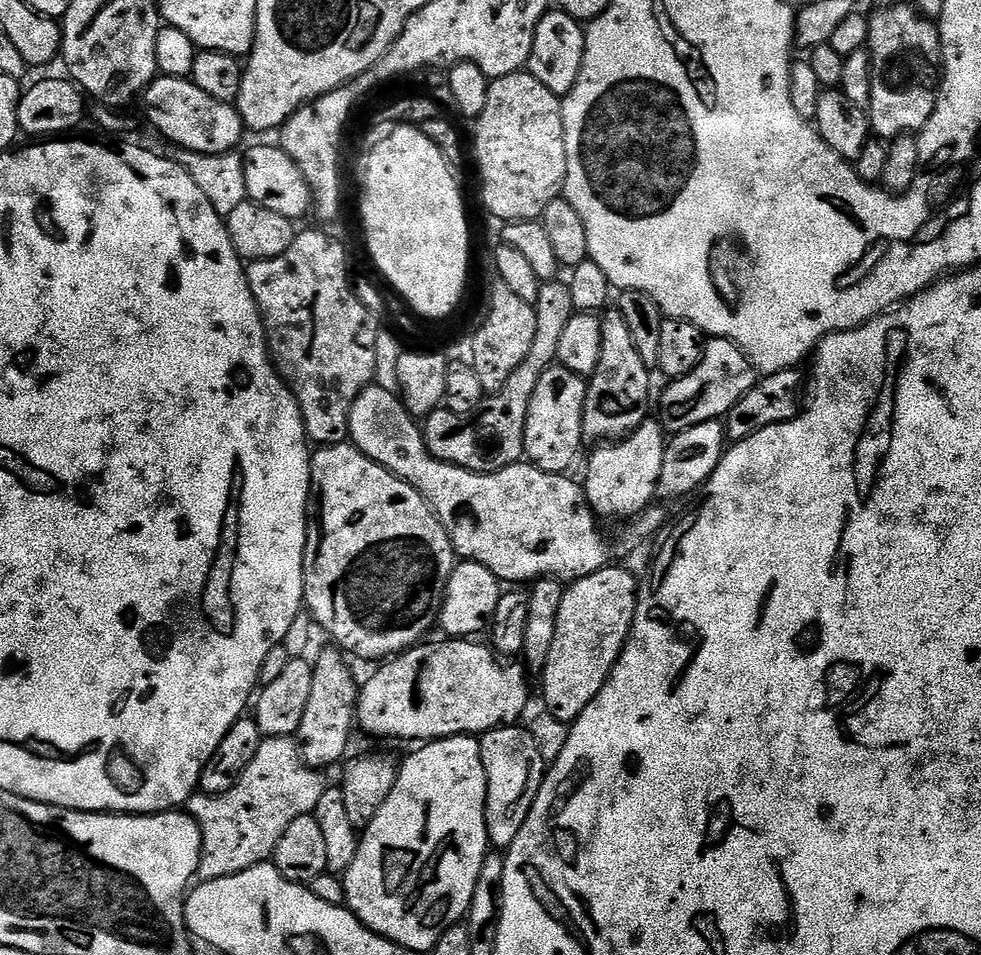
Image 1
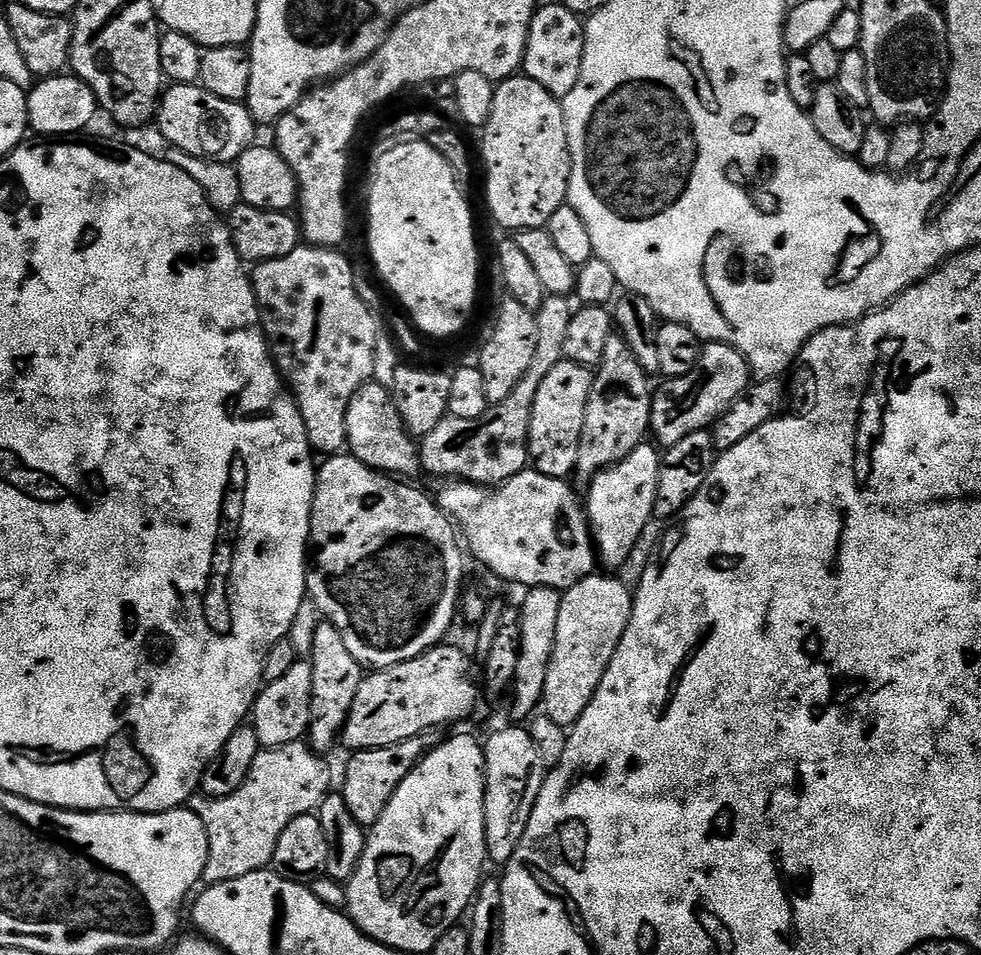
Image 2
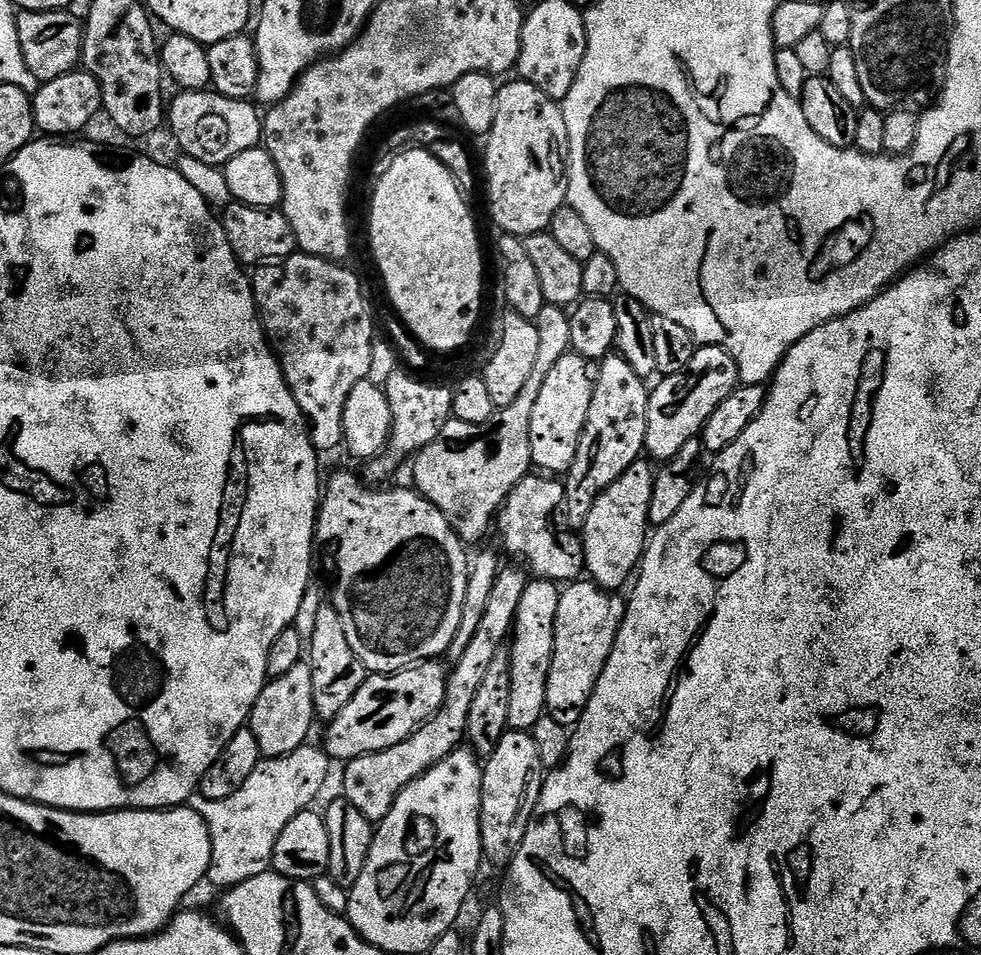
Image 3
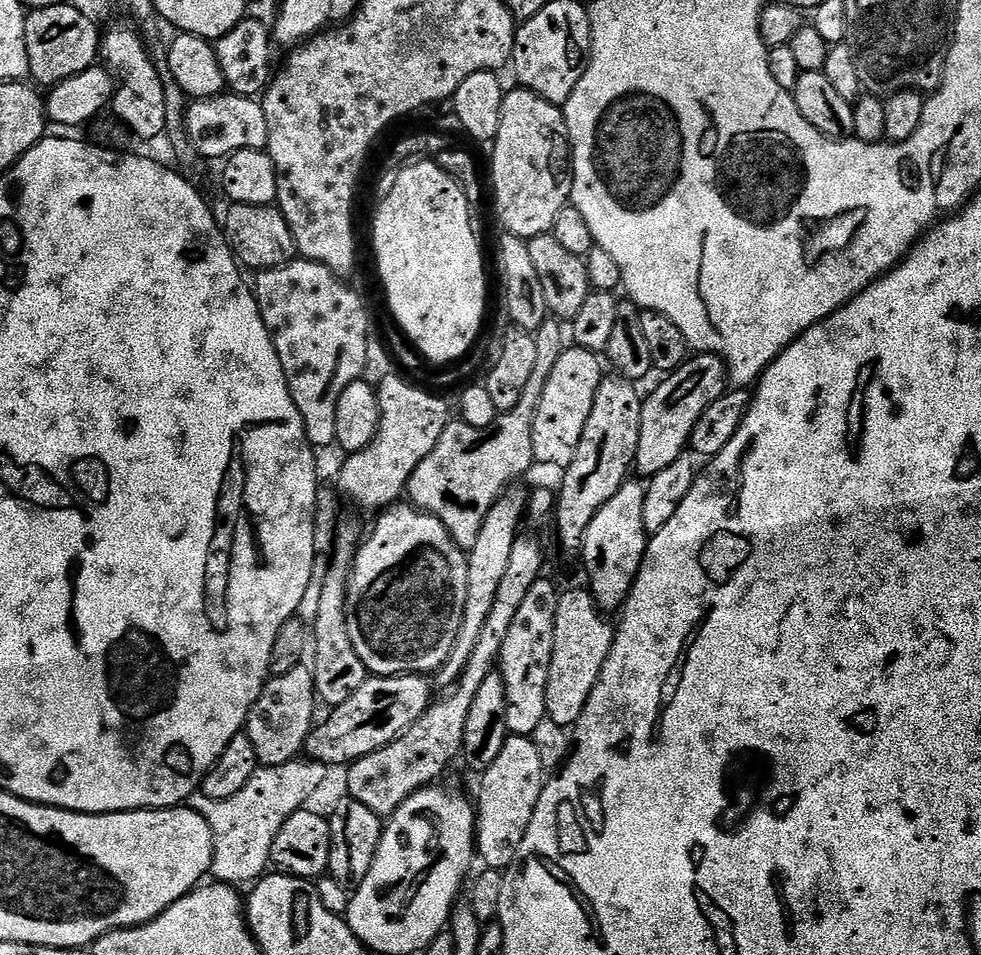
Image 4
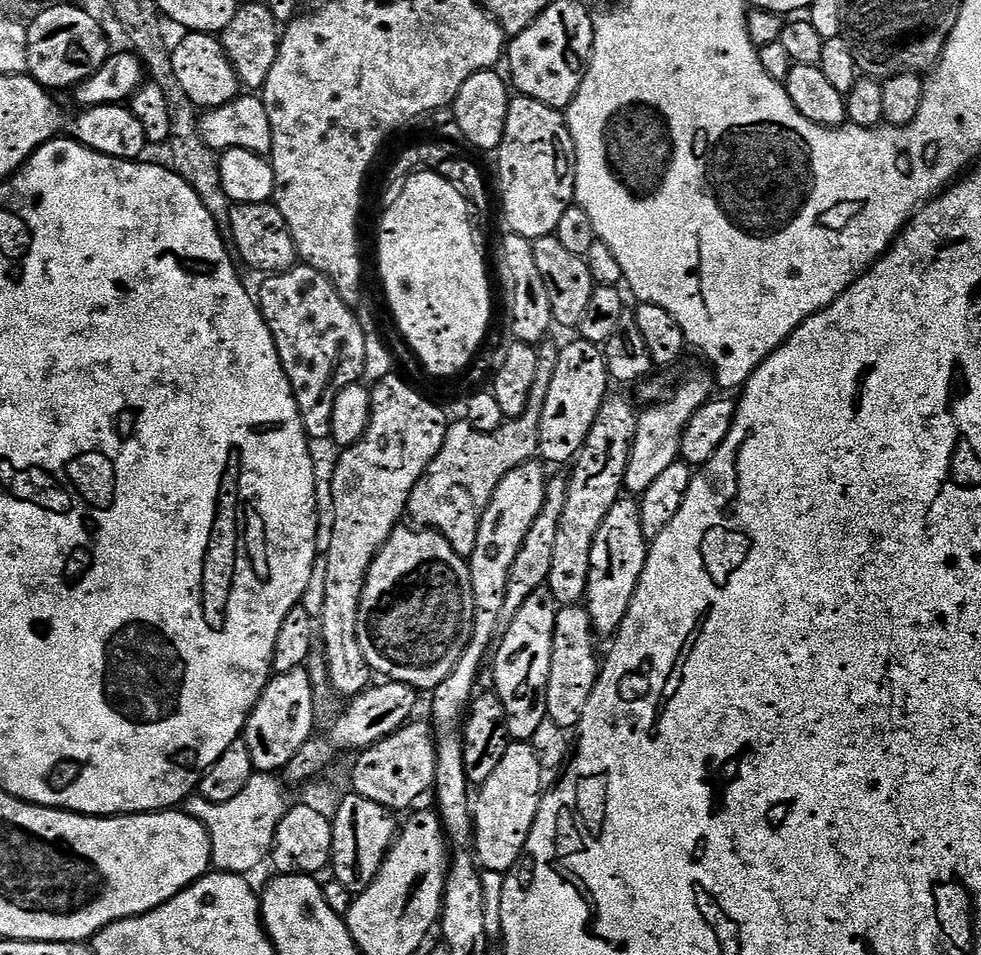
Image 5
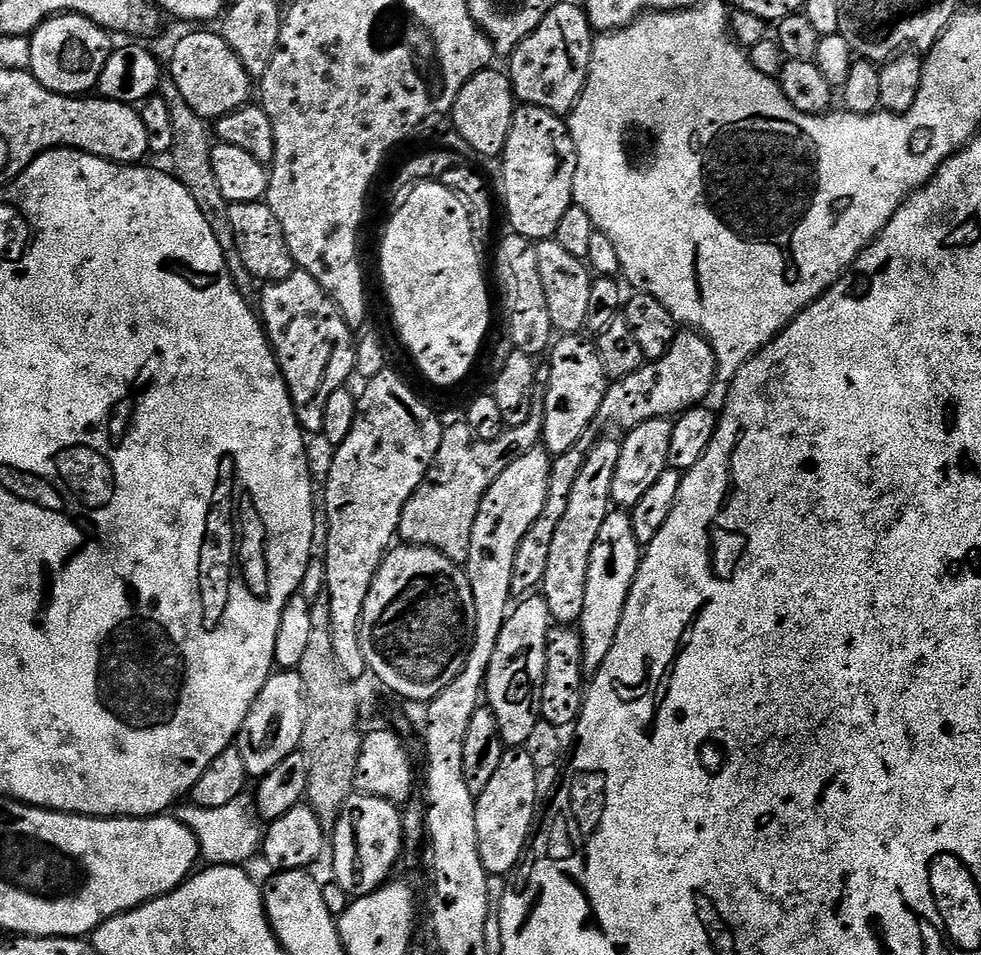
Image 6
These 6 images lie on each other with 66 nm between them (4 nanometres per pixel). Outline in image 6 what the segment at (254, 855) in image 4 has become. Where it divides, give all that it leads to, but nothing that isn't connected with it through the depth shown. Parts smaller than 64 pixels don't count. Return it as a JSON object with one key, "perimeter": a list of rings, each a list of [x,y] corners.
{"perimeter":[[[251,795],[234,798],[234,802],[218,806],[215,810],[184,802],[175,809],[174,815],[178,822],[182,822],[182,826],[186,826],[186,830],[190,830],[190,834],[194,834],[205,865],[222,868],[244,866],[255,852],[257,855],[261,851],[262,821],[256,814],[256,805]]]}

